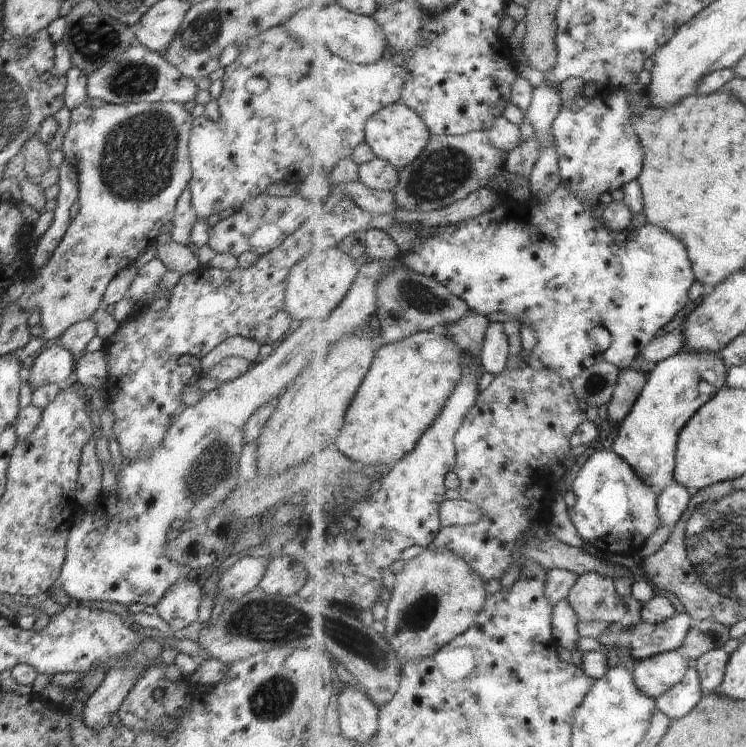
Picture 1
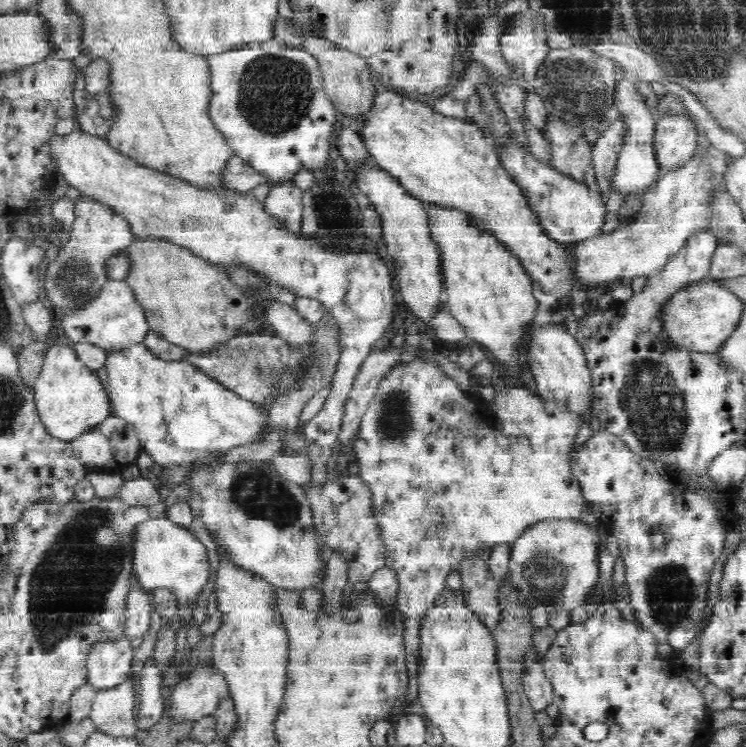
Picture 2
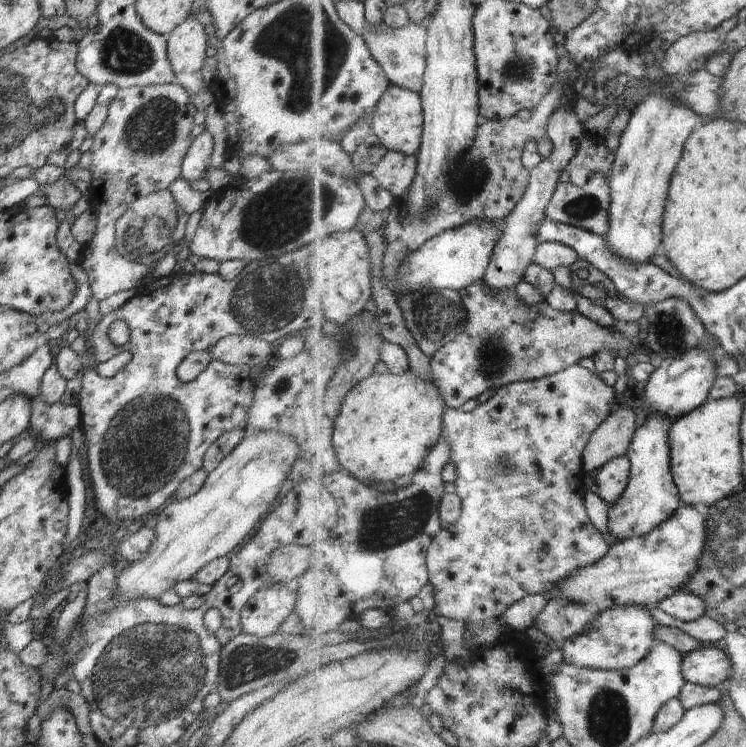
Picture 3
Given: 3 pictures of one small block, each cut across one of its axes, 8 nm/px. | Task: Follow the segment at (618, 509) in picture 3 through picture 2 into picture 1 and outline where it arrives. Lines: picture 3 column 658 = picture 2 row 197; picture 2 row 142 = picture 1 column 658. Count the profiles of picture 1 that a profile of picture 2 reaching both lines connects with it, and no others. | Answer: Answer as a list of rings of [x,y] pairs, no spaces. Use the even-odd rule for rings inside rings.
[[[683,351],[657,365],[633,413],[621,424],[613,452],[627,459],[658,495],[676,481],[681,433],[698,412],[721,393],[729,381],[729,374],[730,368],[722,354]]]

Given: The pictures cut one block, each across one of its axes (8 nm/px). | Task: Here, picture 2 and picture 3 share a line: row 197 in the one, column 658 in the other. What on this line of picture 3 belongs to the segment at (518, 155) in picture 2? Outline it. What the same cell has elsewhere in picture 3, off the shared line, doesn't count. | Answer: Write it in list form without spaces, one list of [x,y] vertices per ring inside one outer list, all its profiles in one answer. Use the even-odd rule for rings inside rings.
[[[683,500],[681,509],[652,534],[616,543],[600,562],[578,570],[578,574],[574,574],[570,580],[566,580],[566,586],[562,586],[560,591],[564,592],[566,598],[572,598],[572,600],[588,606],[588,610],[594,610],[598,614],[617,606],[634,606],[634,604],[649,608],[659,607],[667,598],[678,594],[680,590],[684,591],[684,588],[692,582],[692,578],[696,576],[700,568],[702,557],[706,554],[708,538],[708,515],[698,512],[694,506],[686,504]]]

